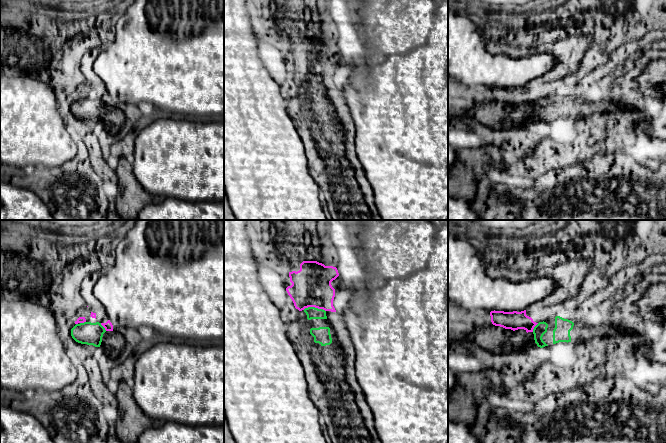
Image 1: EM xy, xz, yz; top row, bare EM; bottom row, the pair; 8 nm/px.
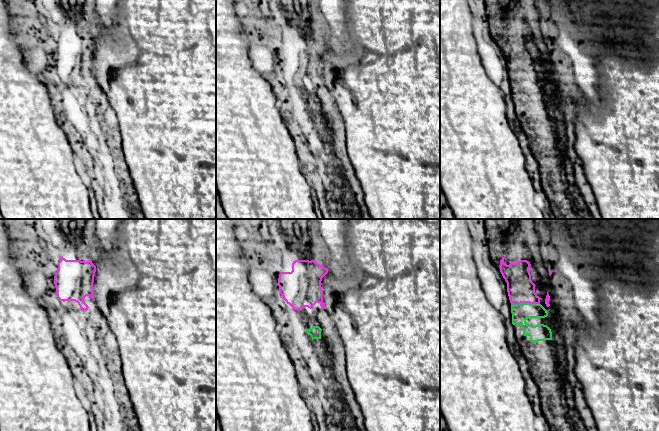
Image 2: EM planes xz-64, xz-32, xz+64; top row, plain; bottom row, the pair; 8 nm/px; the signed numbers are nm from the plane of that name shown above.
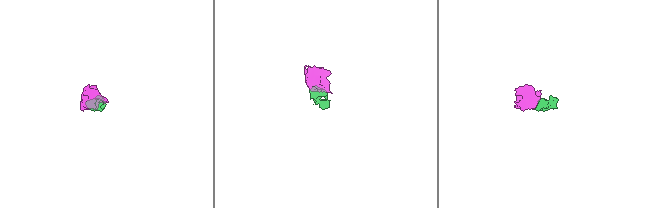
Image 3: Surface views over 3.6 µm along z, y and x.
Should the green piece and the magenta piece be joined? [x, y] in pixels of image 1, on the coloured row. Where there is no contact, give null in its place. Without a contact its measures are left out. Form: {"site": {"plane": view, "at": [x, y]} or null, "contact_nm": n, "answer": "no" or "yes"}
{"site": {"plane": "xz", "at": [314, 307]}, "contact_nm": 180, "answer": "yes"}

